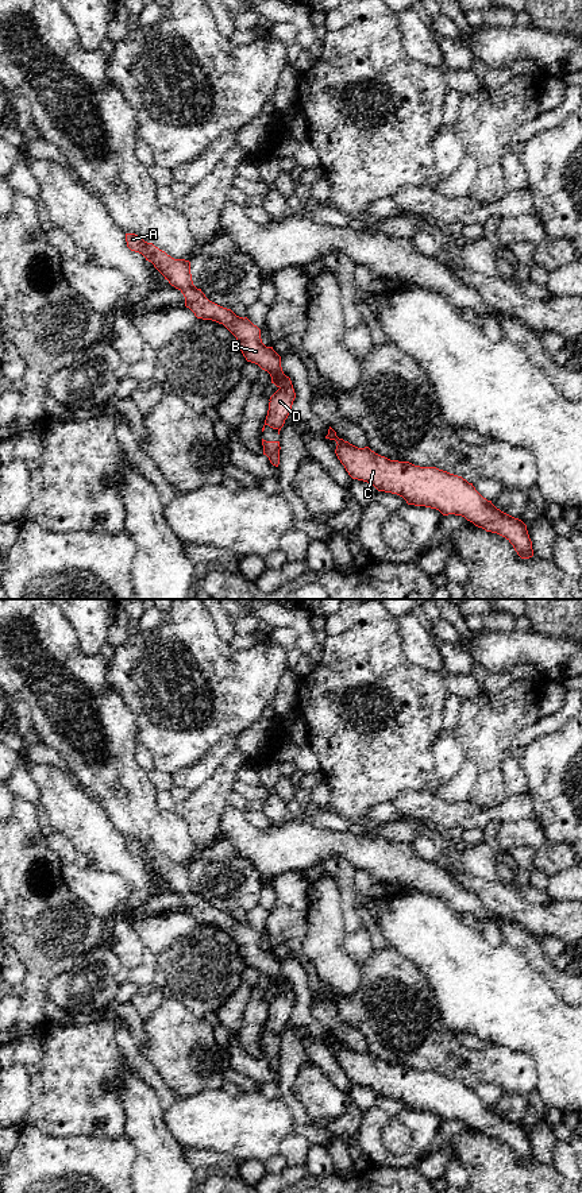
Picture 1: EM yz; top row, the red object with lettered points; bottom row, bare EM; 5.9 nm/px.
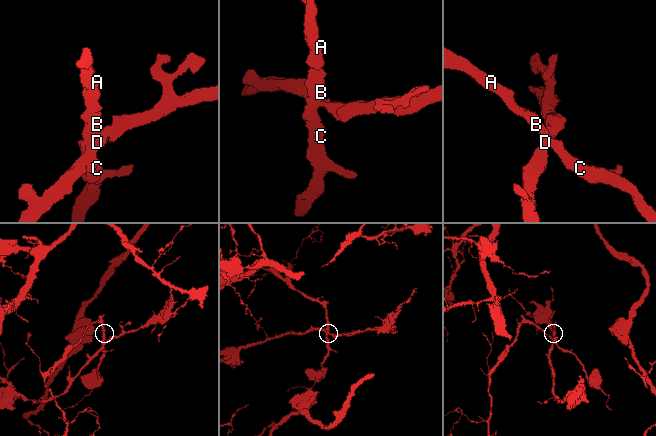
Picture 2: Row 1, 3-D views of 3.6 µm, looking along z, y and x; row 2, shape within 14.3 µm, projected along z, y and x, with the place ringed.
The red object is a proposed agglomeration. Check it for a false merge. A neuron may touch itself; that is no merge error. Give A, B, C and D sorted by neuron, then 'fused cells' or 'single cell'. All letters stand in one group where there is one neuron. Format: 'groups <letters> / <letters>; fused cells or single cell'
groups A B C / D; fused cells

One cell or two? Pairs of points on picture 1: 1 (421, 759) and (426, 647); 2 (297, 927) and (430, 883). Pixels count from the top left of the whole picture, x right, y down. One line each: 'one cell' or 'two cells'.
1: two cells
2: two cells

